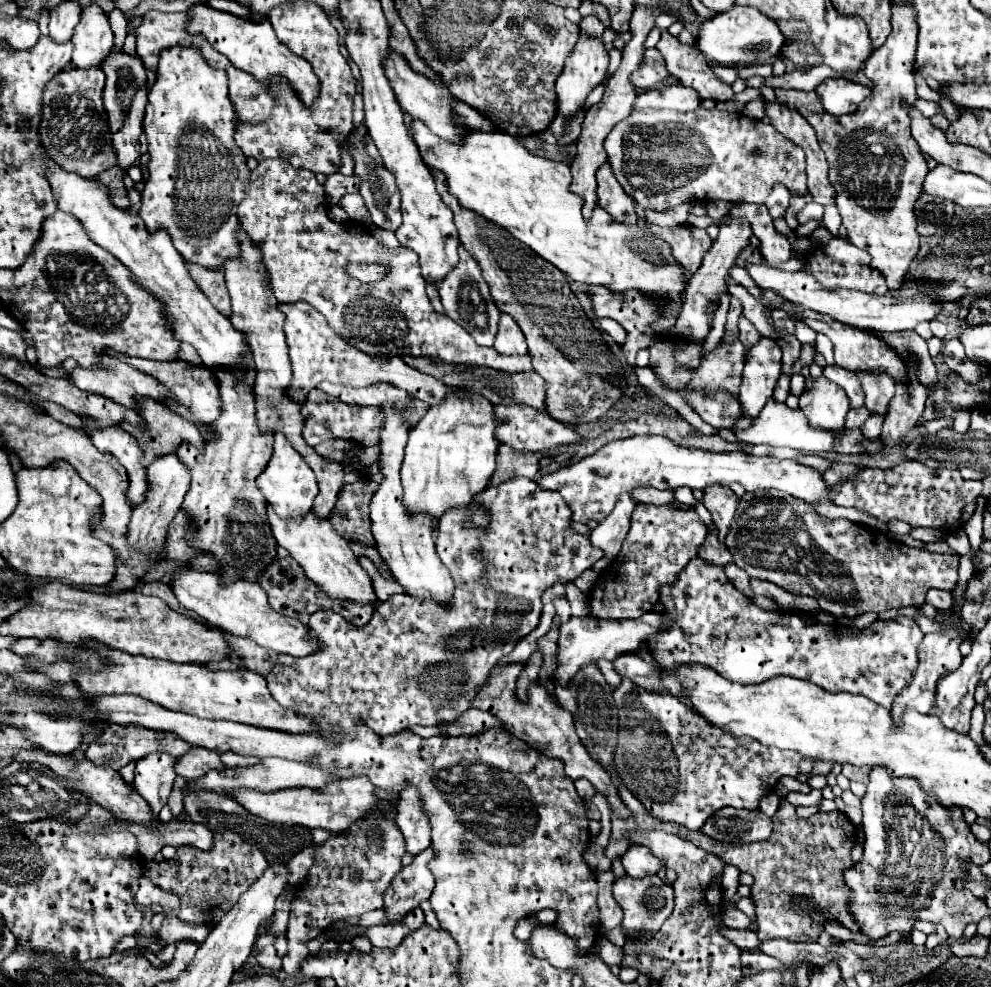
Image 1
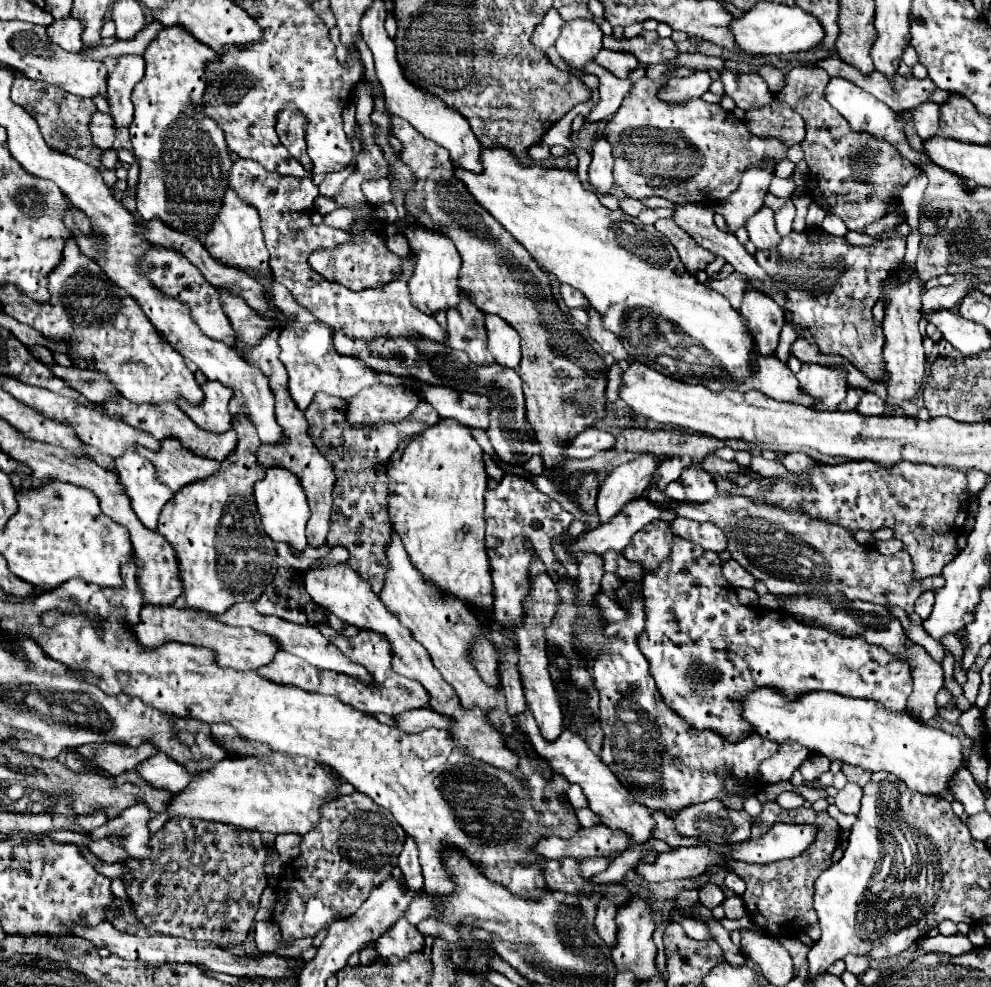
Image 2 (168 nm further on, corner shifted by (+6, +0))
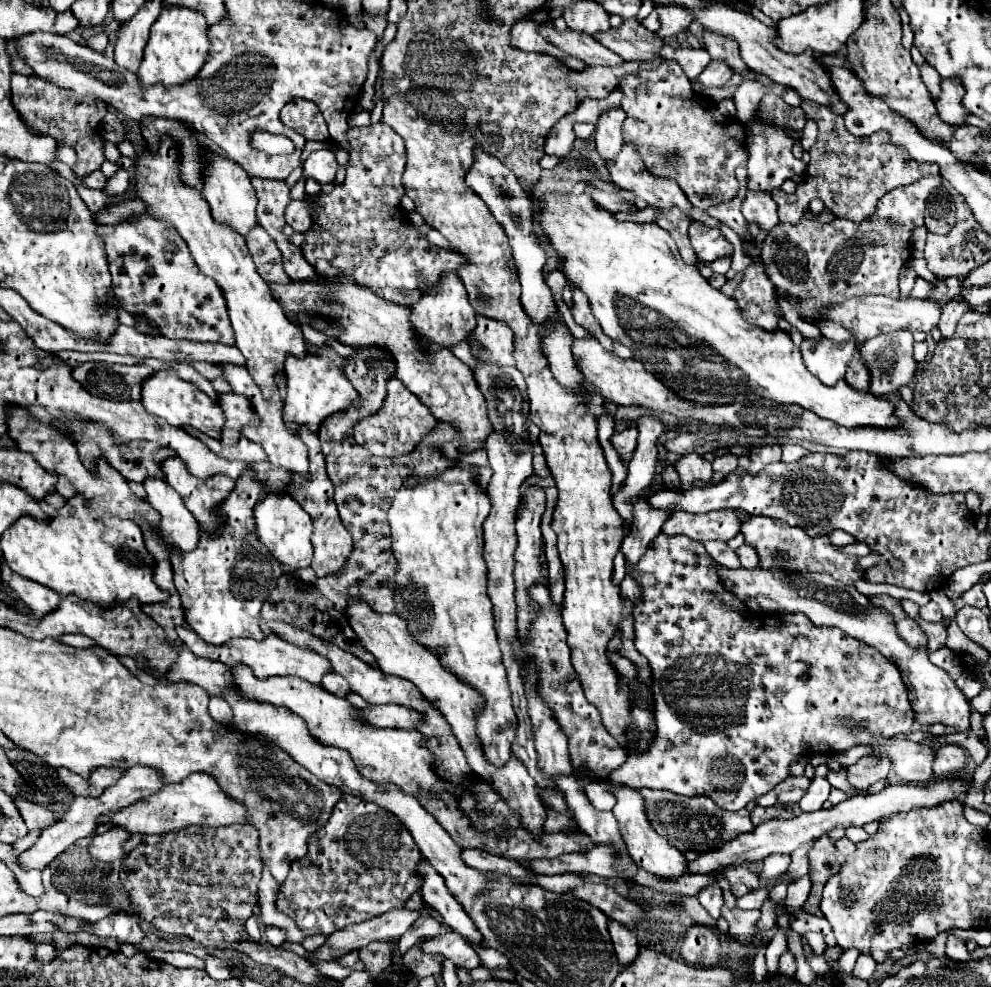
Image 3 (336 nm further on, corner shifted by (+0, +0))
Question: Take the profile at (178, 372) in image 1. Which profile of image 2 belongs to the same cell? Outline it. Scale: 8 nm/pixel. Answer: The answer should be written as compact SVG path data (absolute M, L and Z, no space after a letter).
M206 380L202 384L204 400L200 404L190 404L188 400L180 398L178 406L204 430L208 432L226 432L230 428L232 416L228 412L228 400L232 396L232 390L226 386L220 386L220 382Z

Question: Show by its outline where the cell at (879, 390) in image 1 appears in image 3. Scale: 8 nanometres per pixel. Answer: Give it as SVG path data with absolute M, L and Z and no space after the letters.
M938 175L920 178L914 184L894 188L884 194L876 210L870 218L862 222L850 222L844 218L836 218L830 224L822 224L812 218L802 218L798 224L782 224L774 226L762 242L762 262L768 278L774 282L778 290L786 290L790 294L798 294L802 298L802 308L806 310L806 320L814 320L814 316L828 306L830 302L844 302L848 296L868 296L882 294L888 298L898 298L898 278L900 270L910 258L910 236L916 226L924 226L924 210L926 200L935 188L942 186L942 177Z

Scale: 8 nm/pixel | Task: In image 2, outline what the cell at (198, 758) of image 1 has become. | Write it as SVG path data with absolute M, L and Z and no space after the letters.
M164 752L154 754L146 762L142 762L136 772L154 788L164 788L170 792L180 792L186 790L190 780L198 778L202 772L200 770L190 770L182 764L178 764L174 758L170 758Z

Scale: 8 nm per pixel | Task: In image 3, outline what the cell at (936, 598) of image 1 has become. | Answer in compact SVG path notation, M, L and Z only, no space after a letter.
M928 602L926 606L922 606L922 608L920 608L920 616L922 616L926 622L942 622L942 618L944 618L936 602Z

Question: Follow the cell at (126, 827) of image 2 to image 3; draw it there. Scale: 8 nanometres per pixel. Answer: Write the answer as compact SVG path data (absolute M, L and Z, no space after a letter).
M114 828L104 834L96 834L96 836L92 836L92 842L88 846L88 854L96 860L102 860L102 862L122 860L126 856L126 852L122 850L122 844L128 838L130 838L130 834L122 828Z

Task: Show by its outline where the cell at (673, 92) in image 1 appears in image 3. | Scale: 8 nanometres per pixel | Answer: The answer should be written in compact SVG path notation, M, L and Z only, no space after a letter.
M712 60L704 72L698 76L698 80L704 84L704 86L726 86L728 80L734 76L734 70L724 62L724 60Z

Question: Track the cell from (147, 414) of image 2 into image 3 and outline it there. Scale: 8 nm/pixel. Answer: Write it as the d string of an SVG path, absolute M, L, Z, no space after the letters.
M186 430L186 432L196 436L196 438L200 438L216 456L222 456L222 458L228 458L228 460L236 460L236 458L238 460L250 460L250 462L266 460L264 450L258 444L250 442L248 438L244 438L244 436L238 440L238 444L234 444L230 448L224 448L220 442L210 442L210 438L206 438L204 434L194 434L194 430Z

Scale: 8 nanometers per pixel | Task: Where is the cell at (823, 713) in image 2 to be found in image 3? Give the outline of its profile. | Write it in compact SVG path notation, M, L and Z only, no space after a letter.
M876 738L872 742L874 754L888 754L894 762L896 774L910 784L932 782L934 748L928 748L906 738Z

